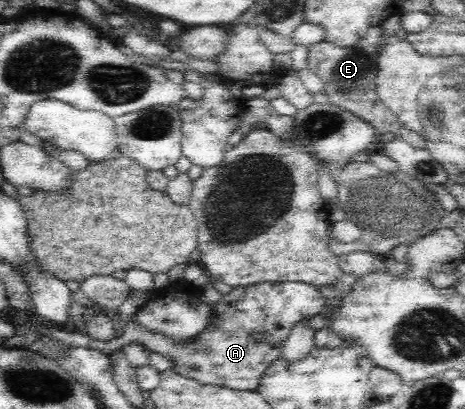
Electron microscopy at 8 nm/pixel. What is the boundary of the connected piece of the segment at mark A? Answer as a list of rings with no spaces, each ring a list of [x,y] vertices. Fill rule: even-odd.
[[[263,281],[262,283],[252,284],[246,287],[232,287],[226,295],[222,295],[221,300],[213,307],[213,315],[209,320],[208,327],[201,332],[198,337],[190,341],[175,341],[167,335],[161,333],[151,333],[141,325],[135,323],[132,316],[124,326],[124,331],[120,337],[113,337],[108,341],[93,340],[87,333],[79,328],[75,332],[68,332],[54,327],[42,327],[41,333],[47,335],[63,344],[71,347],[86,347],[91,350],[98,350],[102,353],[112,353],[114,350],[122,349],[127,344],[142,344],[149,352],[158,352],[165,358],[174,362],[172,368],[177,374],[196,380],[199,384],[213,384],[225,388],[239,391],[257,391],[256,388],[261,382],[265,371],[270,364],[280,357],[283,344],[289,336],[291,329],[300,321],[307,320],[323,311],[326,298],[322,295],[319,287],[305,283],[272,283]]]

